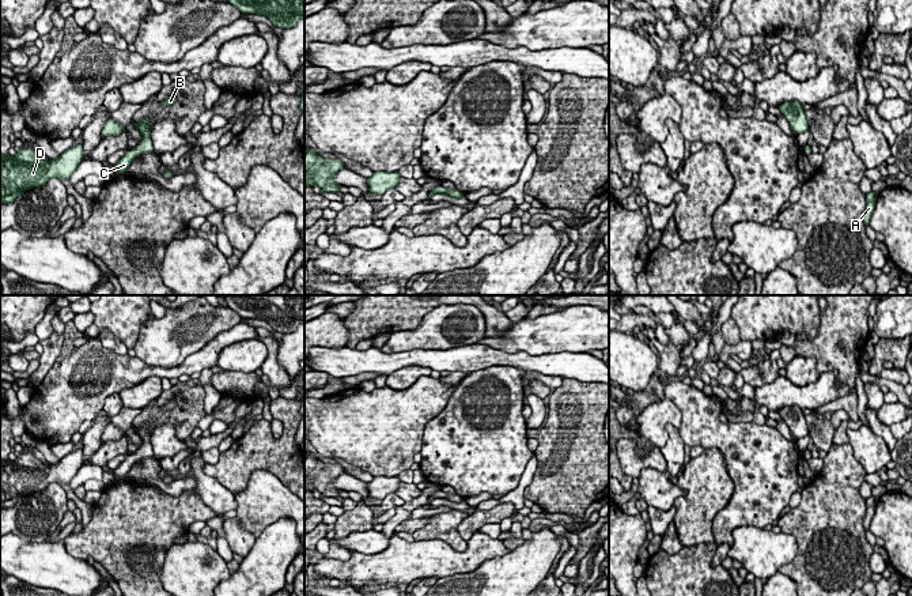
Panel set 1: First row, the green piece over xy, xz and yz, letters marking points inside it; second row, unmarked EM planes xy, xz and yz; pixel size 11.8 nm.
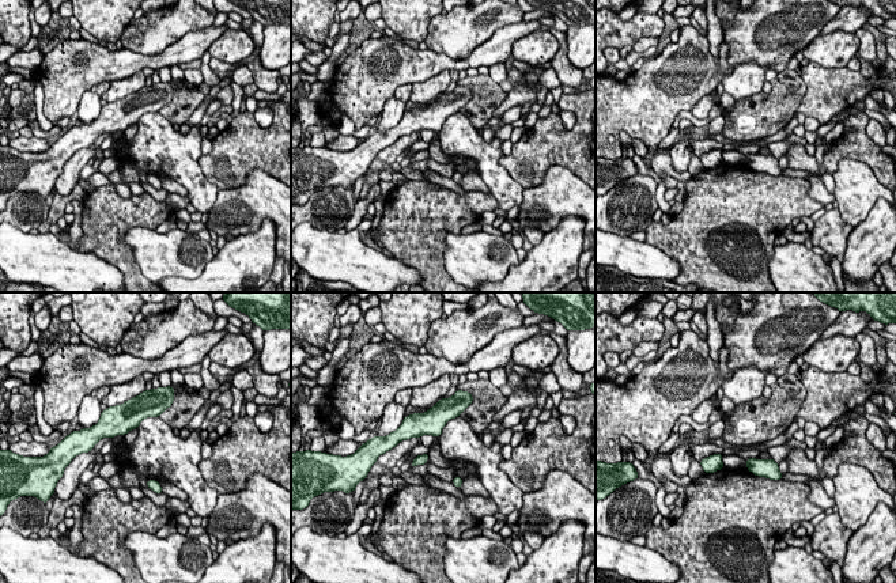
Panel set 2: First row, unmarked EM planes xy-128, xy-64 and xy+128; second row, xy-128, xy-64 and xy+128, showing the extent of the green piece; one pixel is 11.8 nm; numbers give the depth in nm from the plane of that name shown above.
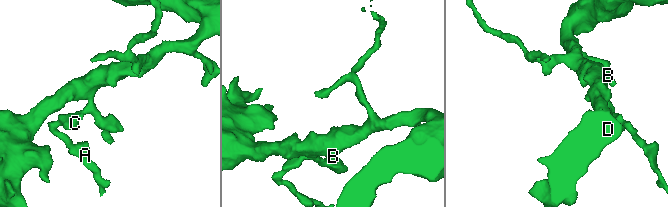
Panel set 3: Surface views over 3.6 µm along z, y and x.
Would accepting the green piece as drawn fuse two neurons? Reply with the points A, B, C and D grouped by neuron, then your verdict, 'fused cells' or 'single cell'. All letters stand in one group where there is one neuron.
groups A B C D; single cell

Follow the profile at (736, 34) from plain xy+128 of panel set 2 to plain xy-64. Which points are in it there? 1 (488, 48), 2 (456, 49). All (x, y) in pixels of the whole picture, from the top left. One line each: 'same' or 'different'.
1: different
2: same

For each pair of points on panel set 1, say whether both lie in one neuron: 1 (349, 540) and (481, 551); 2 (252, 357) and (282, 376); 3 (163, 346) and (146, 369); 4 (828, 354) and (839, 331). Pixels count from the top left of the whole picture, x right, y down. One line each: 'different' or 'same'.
1: different
2: different
3: different
4: same

